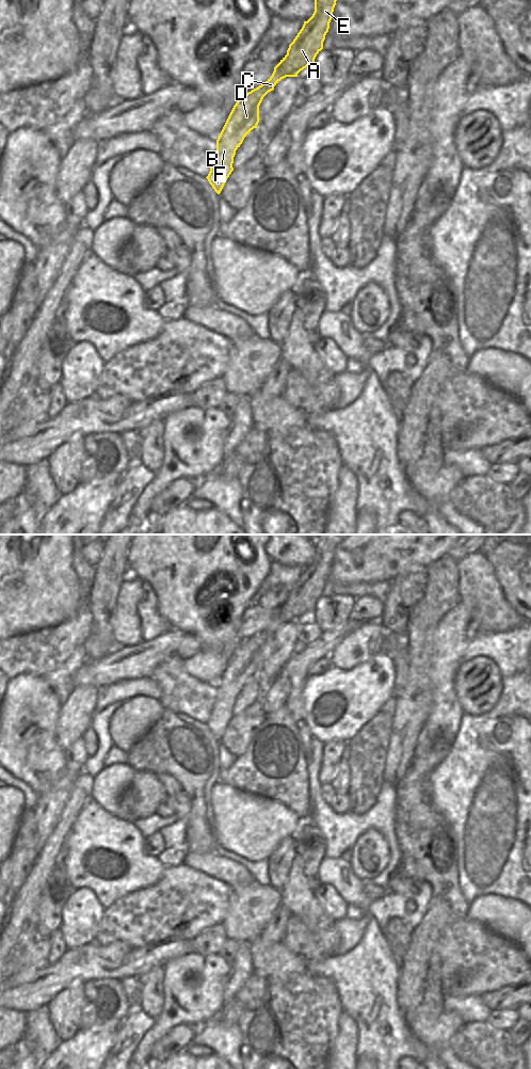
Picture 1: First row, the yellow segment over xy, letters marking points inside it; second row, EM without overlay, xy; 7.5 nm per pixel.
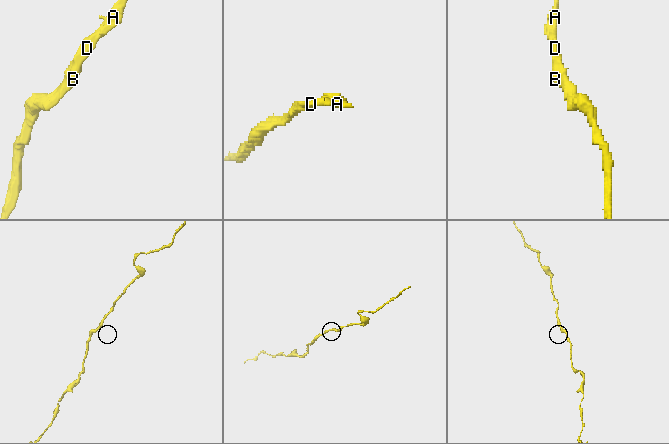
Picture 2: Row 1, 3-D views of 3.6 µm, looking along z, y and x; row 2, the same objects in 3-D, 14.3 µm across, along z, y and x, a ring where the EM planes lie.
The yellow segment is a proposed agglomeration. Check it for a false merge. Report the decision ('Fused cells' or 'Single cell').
Single cell

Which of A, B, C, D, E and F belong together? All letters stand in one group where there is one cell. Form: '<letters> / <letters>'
A B C D E F

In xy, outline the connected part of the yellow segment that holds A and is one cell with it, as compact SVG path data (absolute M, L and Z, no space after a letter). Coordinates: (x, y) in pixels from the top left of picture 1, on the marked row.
M315 0L312 16L304 21L302 29L289 45L287 54L274 67L272 76L258 87L241 95L234 106L216 140L216 155L206 177L218 194L234 171L236 150L244 138L257 128L260 119L259 106L263 97L273 91L281 79L297 77L301 70L315 64L317 54L323 49L336 1Z

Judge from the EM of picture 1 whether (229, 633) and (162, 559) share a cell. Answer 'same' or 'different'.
same

